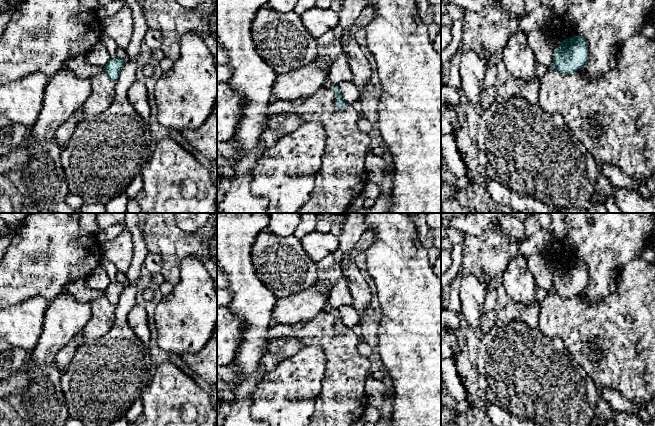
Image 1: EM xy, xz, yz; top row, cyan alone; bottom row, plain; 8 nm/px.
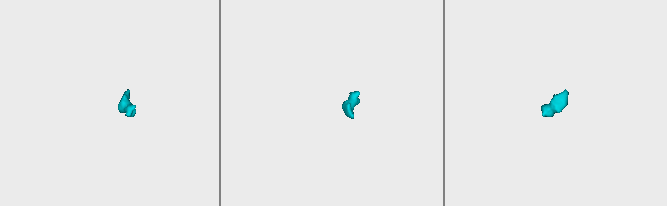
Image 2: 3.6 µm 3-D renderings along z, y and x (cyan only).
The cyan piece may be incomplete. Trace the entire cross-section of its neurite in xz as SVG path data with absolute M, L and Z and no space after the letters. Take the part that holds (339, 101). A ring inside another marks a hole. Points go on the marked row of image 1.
M327 79L324 87L331 89L335 93L335 96L336 96L335 104L339 109L346 108L346 106L349 103L345 102L344 99L342 98L341 91L338 85L332 83L329 79Z

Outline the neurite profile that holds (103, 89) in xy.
M105 72L90 77L92 93L77 114L78 124L110 108L115 96L115 82Z

